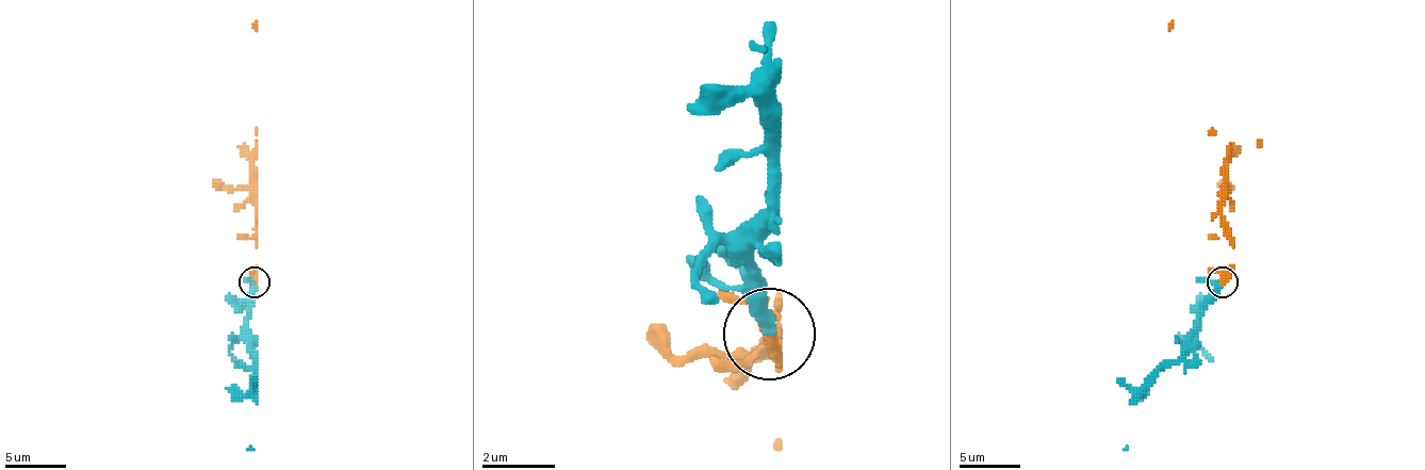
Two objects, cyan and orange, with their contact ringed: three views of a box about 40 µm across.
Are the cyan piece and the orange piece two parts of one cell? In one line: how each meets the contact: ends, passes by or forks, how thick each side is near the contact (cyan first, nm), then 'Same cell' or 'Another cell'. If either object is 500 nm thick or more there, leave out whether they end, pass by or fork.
At the ring cyan passes by. At the ring orange passes by. Thickness 280 nm (cyan) against 240 nm. Same cell

